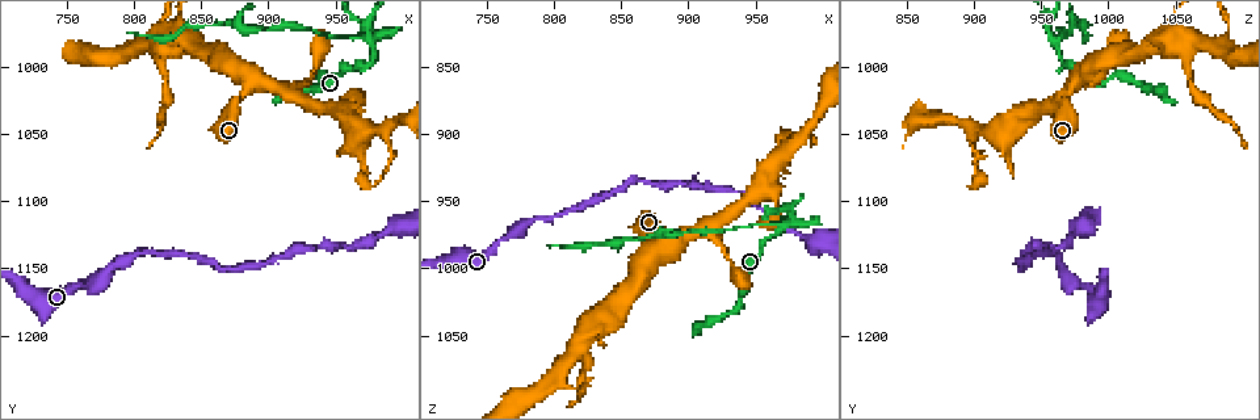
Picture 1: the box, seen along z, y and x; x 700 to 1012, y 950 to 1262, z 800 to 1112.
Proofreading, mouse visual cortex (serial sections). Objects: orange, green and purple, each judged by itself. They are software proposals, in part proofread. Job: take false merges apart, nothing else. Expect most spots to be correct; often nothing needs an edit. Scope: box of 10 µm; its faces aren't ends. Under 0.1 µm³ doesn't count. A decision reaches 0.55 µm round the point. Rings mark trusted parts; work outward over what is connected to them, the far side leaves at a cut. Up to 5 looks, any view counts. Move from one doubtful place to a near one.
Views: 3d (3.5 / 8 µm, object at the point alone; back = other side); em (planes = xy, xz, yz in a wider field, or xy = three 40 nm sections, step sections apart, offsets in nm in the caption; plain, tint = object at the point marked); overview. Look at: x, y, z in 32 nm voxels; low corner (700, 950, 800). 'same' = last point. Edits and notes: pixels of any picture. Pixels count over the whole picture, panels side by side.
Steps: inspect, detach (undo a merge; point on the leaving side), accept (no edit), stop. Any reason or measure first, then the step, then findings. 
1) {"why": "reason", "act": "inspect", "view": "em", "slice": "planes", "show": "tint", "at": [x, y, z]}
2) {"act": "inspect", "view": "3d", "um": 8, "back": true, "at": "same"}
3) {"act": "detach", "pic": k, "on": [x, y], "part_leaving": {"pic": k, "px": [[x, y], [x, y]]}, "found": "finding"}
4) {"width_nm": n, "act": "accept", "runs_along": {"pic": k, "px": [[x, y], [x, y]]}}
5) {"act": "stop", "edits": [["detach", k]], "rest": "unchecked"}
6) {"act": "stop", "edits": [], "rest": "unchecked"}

{"why": "branch point", "act": "inspect", "view": "3d", "um": 3.5, "at": [968, 1046, 922]}

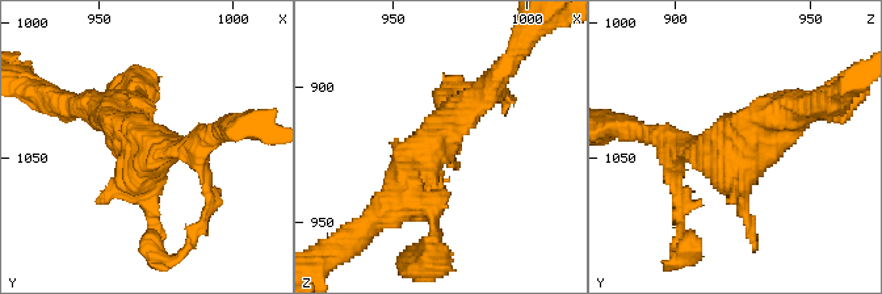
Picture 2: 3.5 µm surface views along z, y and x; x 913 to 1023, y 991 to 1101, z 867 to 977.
{"why": "now the EM", "act": "inspect", "view": "em", "slice": "xy", "step": 3, "show": "tint", "at": [968, 1047, 919]}

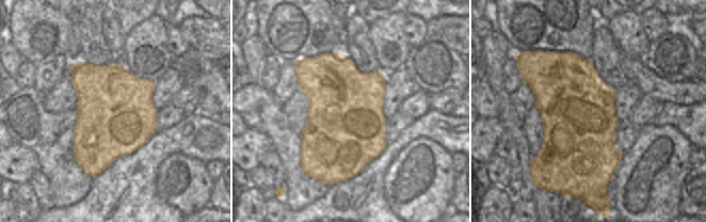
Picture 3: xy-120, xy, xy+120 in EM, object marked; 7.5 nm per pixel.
{"act": "accept", "runs_along": {"pic": 2, "px": [[399, 200], [496, 75]]}, "found": "one cell here"}

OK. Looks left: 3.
{"why": "narrows sharply", "act": "inspect", "view": "3d", "um": 3.5, "back": true, "at": [940, 1136, 946]}

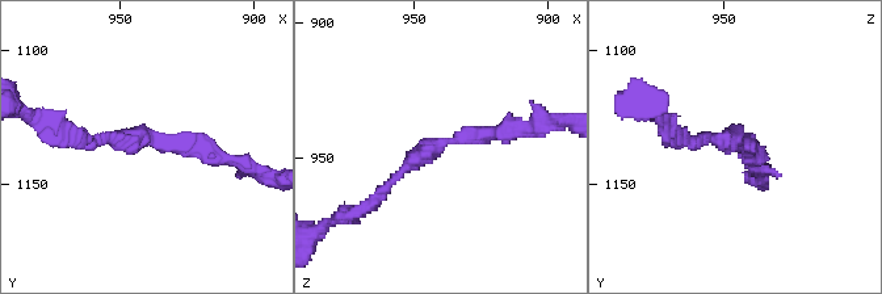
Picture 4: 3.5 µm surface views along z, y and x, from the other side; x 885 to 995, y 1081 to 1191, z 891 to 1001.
{"why": "now the EM", "act": "inspect", "view": "em", "slice": "planes", "show": "tint", "at": [937, 1134, 945]}

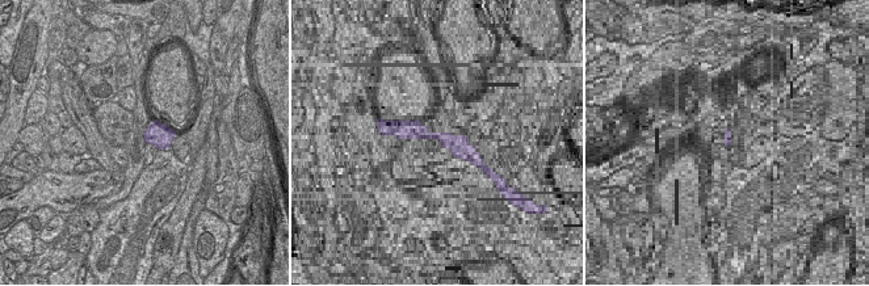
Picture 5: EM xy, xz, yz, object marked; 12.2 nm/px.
{"arm_widths_nm": [150, 200], "act": "accept", "runs_along": {"pic": 4, "px": [[528, 129], [442, 142], [378, 196]]}, "found": "continuous, no second cell"}

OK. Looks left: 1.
{"act": "stop", "edits": [], "rest": "unchecked"}

